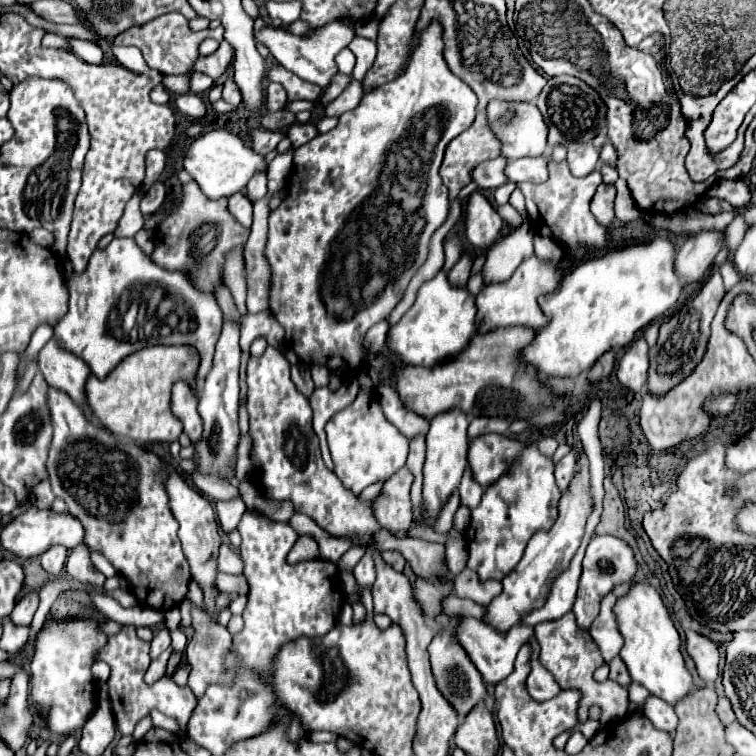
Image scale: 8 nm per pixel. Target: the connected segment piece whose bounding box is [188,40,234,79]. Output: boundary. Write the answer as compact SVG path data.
M222 40L215 53L206 57L199 56L188 74L198 71L212 79L218 79L226 71L226 67L231 64L233 58L234 49L226 40Z

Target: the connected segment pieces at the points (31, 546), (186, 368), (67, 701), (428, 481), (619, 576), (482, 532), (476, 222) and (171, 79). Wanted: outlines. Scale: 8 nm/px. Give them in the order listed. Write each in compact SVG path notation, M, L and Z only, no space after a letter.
M32 505L28 511L20 513L10 525L6 525L2 529L2 547L24 559L42 555L52 545L64 545L68 549L74 549L76 545L82 543L82 539L84 539L84 527L78 521L78 517L74 517L68 511L56 513L52 509L38 509L36 505Z
M158 345L158 347L146 347L138 353L132 353L126 357L106 379L98 381L98 377L90 377L86 383L86 397L88 405L94 413L94 417L114 435L126 437L134 441L136 445L152 443L152 441L164 441L172 443L182 433L182 421L172 413L172 385L176 381L186 381L190 387L196 387L196 373L200 367L200 355L192 345Z
M74 619L68 623L48 623L48 635L38 635L30 663L30 699L46 713L46 725L52 733L68 735L88 721L96 707L96 683L92 685L90 651L106 641L96 621Z
M460 409L438 413L430 421L426 435L426 463L424 463L424 503L430 515L436 515L448 495L458 487L468 465L468 419Z
M612 535L592 537L586 547L584 561L582 561L582 577L580 577L580 585L578 585L578 593L576 593L576 603L574 603L574 615L576 615L578 627L588 631L590 623L598 617L602 597L606 593L610 593L616 585L630 583L634 579L634 573L636 573L634 553L622 539L612 537Z
M528 445L518 463L486 489L480 505L472 511L464 539L468 545L468 565L478 573L480 581L502 581L518 565L530 537L540 529L552 527L558 517L560 495L552 459L544 457L536 445Z
M474 191L466 205L466 229L464 235L474 247L490 247L498 237L502 227L500 215L492 209L490 201L480 193Z
M164 75L162 84L173 94L182 95L187 91L188 82L179 82L179 75Z

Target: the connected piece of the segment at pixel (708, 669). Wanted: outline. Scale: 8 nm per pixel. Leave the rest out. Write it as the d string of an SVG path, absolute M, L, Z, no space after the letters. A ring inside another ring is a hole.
M686 631L686 651L694 659L698 675L706 681L706 685L714 685L718 677L718 645L708 637Z

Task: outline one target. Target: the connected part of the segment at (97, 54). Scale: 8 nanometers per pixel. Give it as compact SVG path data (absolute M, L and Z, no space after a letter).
M68 37L68 47L76 57L80 57L86 63L96 63L96 65L102 63L102 49L92 41L84 41L84 39L78 39L78 37Z

